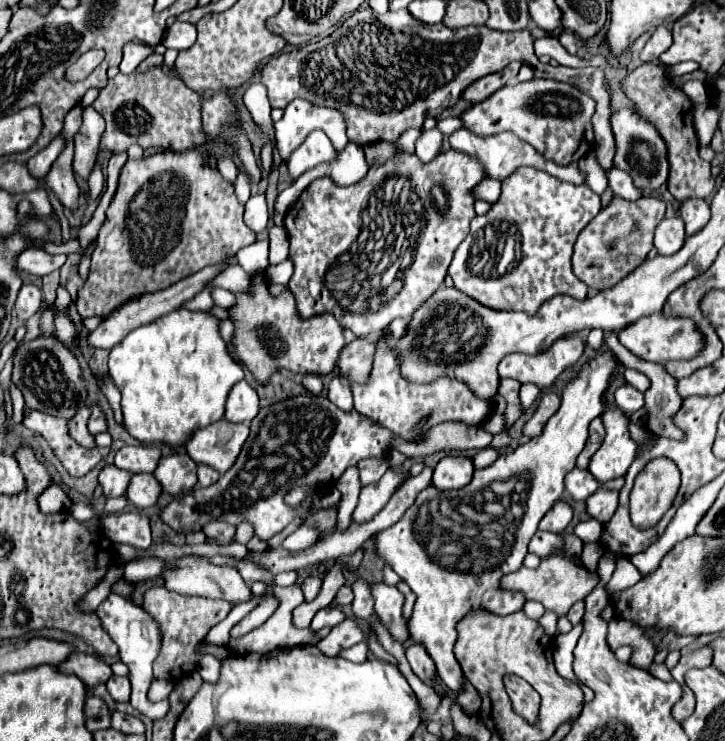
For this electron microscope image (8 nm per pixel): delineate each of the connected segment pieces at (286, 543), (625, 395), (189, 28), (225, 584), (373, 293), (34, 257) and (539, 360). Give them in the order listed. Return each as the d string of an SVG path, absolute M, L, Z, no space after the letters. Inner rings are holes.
M302 525L296 533L288 535L282 541L282 547L288 549L288 551L302 551L306 547L312 547L312 543L316 543L318 537L320 537L318 527L314 527L314 525Z
M622 385L616 389L616 405L626 413L632 415L636 413L636 409L644 407L644 395L640 391L636 391L632 385Z
M177 20L166 31L162 45L166 49L184 51L184 49L190 49L194 45L194 41L196 41L195 25Z
M184 557L178 561L166 561L166 565L176 567L176 569L166 571L162 575L168 591L176 591L180 595L190 595L190 597L224 599L224 601L230 601L234 605L242 603L242 601L250 601L254 597L252 591L248 589L248 585L244 583L244 579L240 577L240 573L232 567L216 567L216 565L208 563L208 559L204 559L204 557Z
M450 149L450 151L440 153L440 157L436 157L436 161L414 167L416 175L412 175L412 179L410 179L412 183L416 183L416 191L414 191L412 185L408 185L408 181L404 181L404 177L400 177L400 173L392 173L392 177L390 177L390 171L392 171L390 165L392 163L388 161L388 165L384 163L380 167L370 169L362 181L358 181L350 187L338 187L328 177L316 179L310 187L304 189L304 193L300 195L296 205L286 213L286 231L290 237L290 257L294 261L294 275L288 283L288 287L296 297L296 305L298 305L298 311L302 317L322 315L328 311L328 313L334 313L334 317L340 321L340 325L354 331L358 337L368 337L370 333L384 331L396 317L414 315L414 311L424 301L428 301L444 283L452 255L458 249L458 245L466 239L466 235L470 233L470 221L476 217L476 213L474 213L476 197L472 195L472 191L480 181L484 181L488 177L488 173L476 157ZM432 185L440 185L442 189L446 189L446 197L448 197L446 211L436 209L436 205L430 197ZM398 257L400 257L400 269L406 263L411 263L404 271L400 271L403 273L403 286L396 297L392 297L388 303L380 305L380 301L386 301L384 295L378 295L380 277L392 265L392 259L398 259Z
M38 247L26 249L18 257L18 269L20 271L28 271L28 273L40 275L40 277L60 269L64 263L66 263L66 255L50 255L44 249L38 249Z
M562 337L554 341L544 353L526 355L526 353L510 353L500 365L500 379L512 377L520 383L536 383L540 389L546 389L554 383L554 379L584 351L584 341L580 337Z

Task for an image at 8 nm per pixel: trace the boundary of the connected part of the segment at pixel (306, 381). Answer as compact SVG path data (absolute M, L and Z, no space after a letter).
M306 375L306 377L302 379L302 385L304 385L312 395L322 393L322 379L320 379L318 375Z

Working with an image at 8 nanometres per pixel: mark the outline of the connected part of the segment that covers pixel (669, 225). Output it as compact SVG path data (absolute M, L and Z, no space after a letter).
M672 217L672 219L662 219L658 223L654 245L660 255L674 255L676 251L682 249L684 239L686 239L684 221L680 217Z

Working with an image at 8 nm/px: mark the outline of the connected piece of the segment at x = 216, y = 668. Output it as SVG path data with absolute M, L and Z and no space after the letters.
M204 657L204 659L200 661L198 671L202 673L202 679L204 679L204 681L216 683L218 677L220 677L220 667L222 667L222 661L216 661L216 657Z

